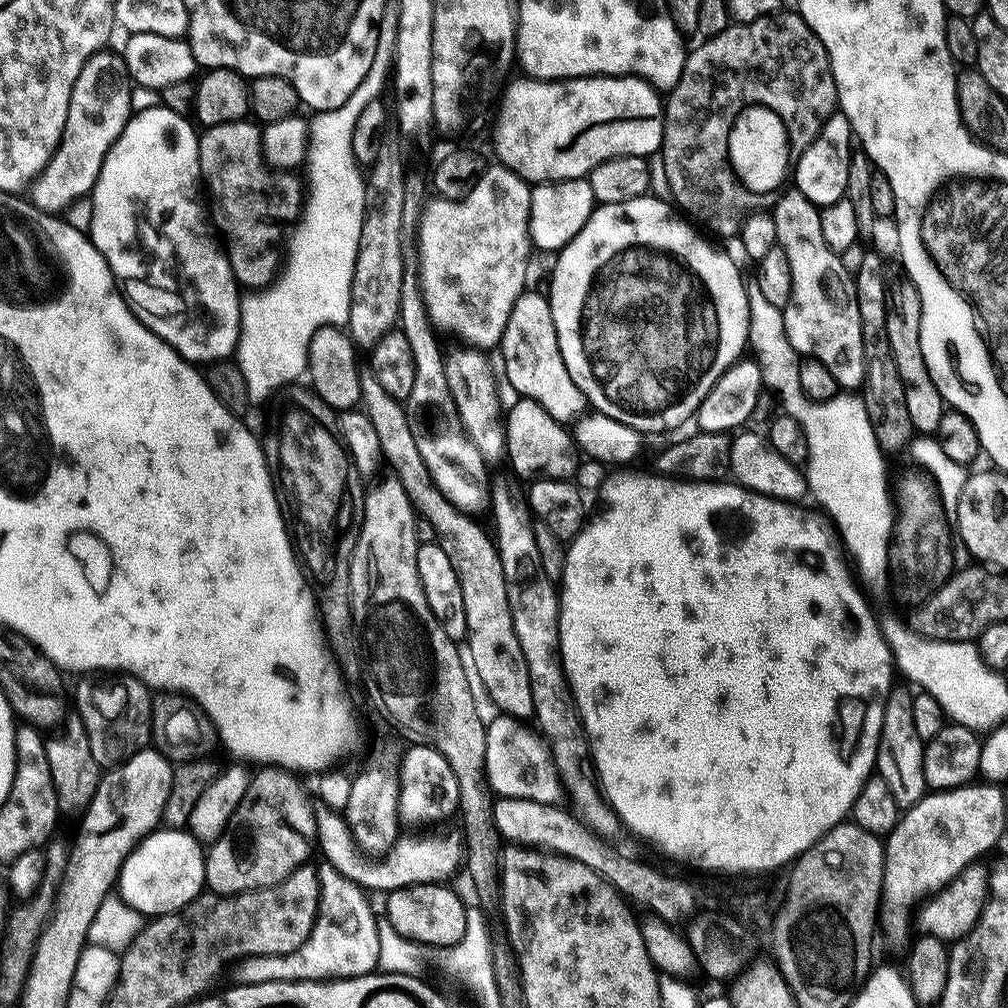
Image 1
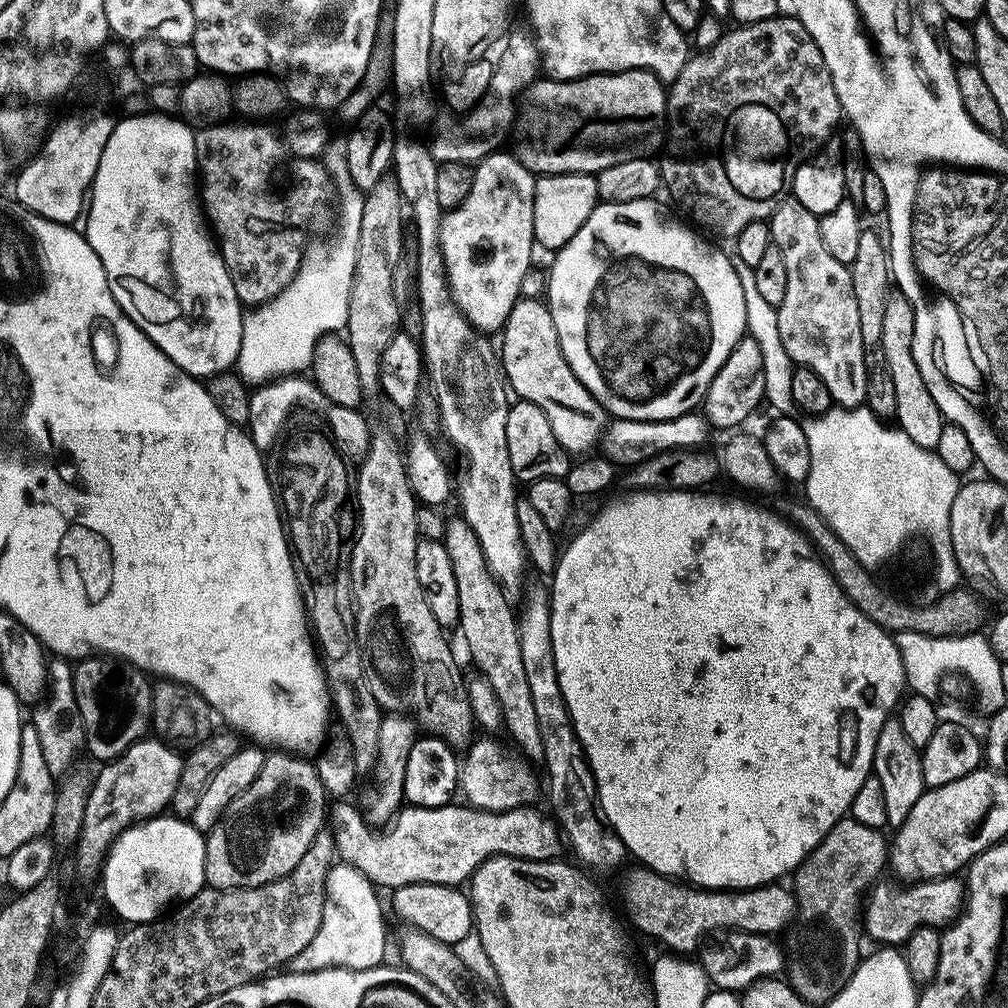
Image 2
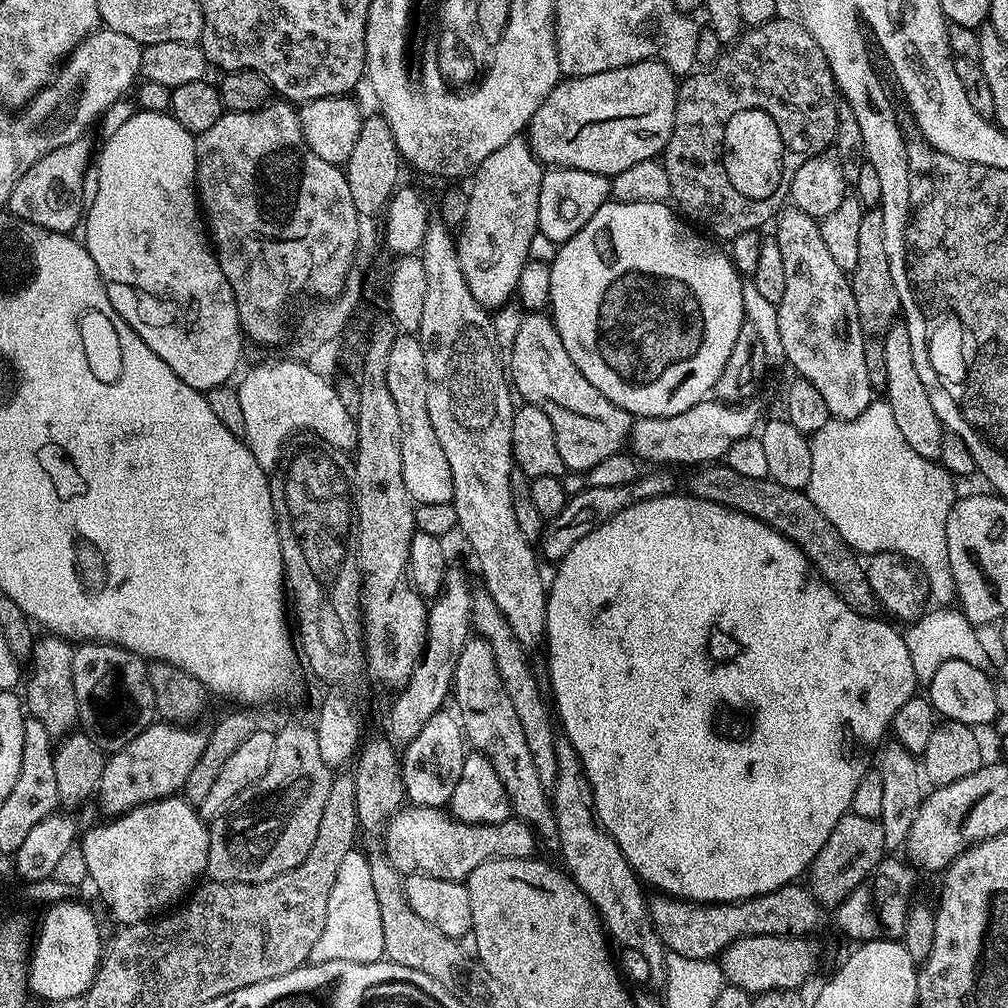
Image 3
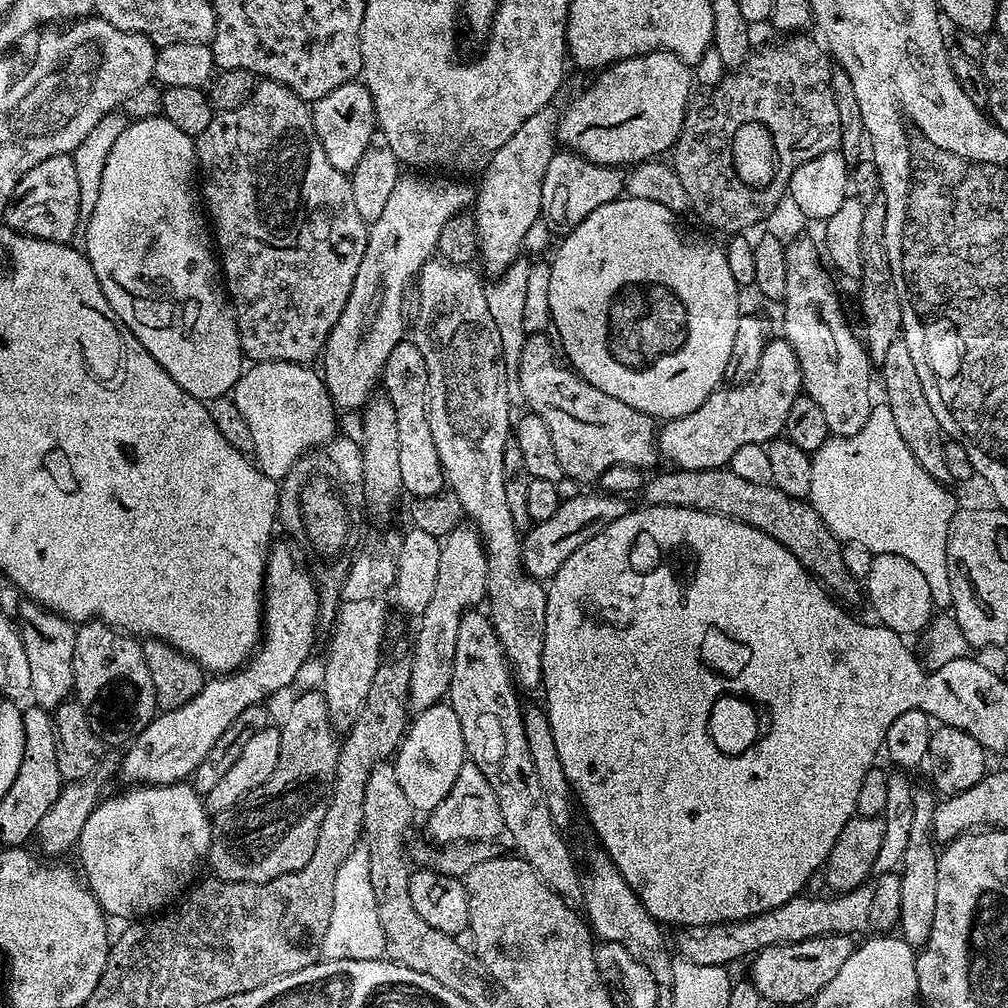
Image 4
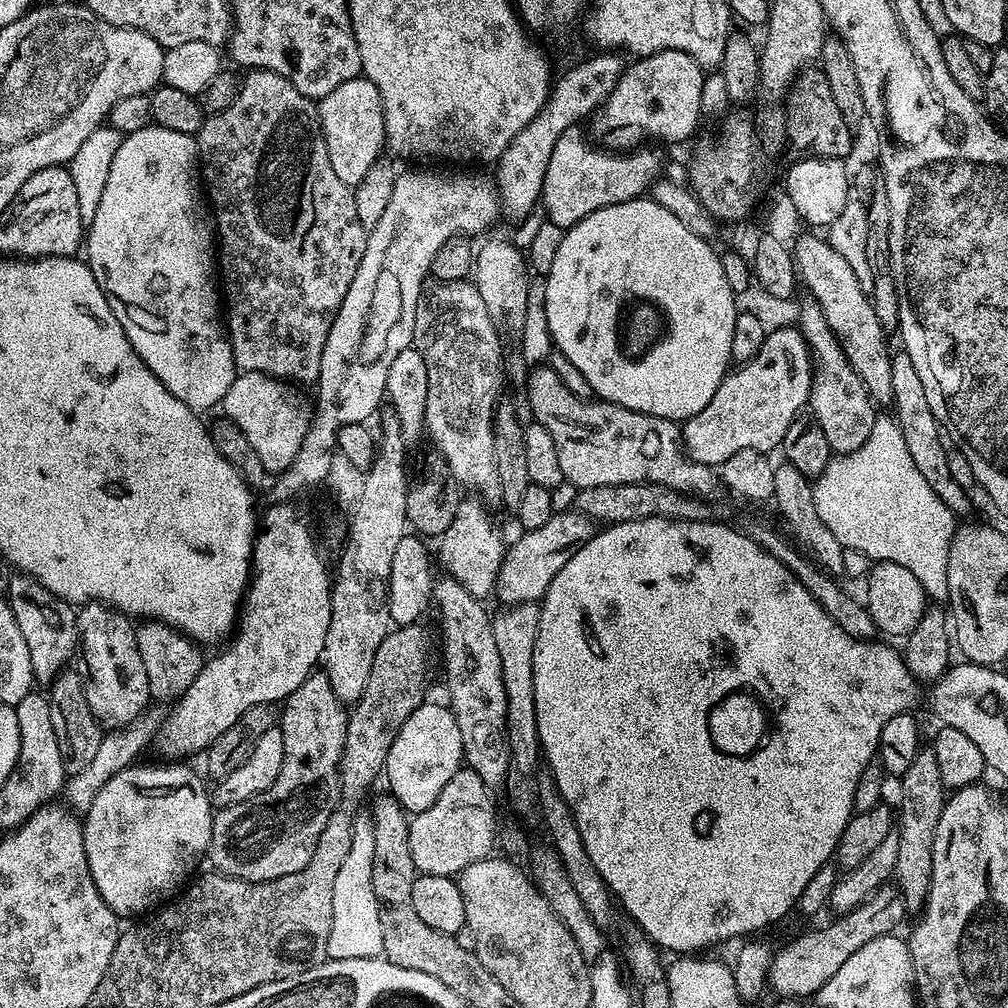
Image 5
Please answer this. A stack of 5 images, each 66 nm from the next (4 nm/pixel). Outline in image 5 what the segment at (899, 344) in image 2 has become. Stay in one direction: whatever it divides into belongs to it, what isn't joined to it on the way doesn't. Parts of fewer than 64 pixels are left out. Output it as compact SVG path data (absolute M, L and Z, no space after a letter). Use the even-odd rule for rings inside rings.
M900 350L892 356L892 365L890 366L890 379L894 385L894 394L892 395L892 404L894 419L902 430L902 438L906 438L906 450L910 450L910 458L914 458L914 466L918 466L918 474L930 482L930 490L946 502L946 506L958 518L964 518L972 508L972 500L969 489L958 486L954 482L954 477L950 474L949 466L946 462L949 449L944 448L945 437L942 435L942 429L939 420L934 418L930 410L930 402L926 402L926 390L922 386L922 378L918 378L918 370L914 370L914 362L910 362L908 353Z

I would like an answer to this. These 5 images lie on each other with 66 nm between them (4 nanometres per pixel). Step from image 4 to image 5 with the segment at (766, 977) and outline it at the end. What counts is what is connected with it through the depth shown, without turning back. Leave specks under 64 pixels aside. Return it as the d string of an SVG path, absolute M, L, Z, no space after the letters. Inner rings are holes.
M883 886L856 909L841 915L834 924L812 930L798 937L790 946L773 955L769 973L769 987L781 999L804 1000L816 994L862 946L874 938L891 935L906 916L904 901L898 890Z

